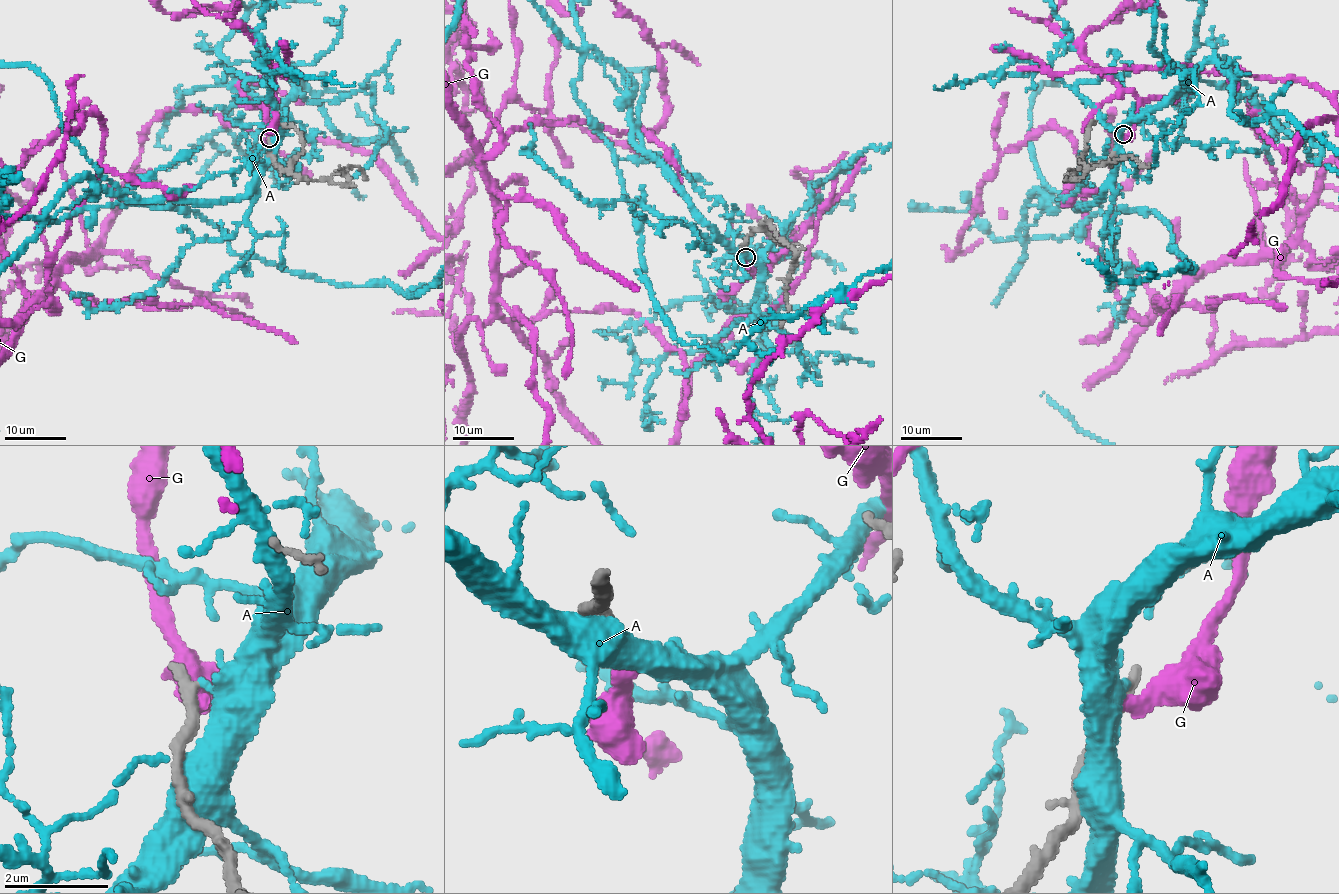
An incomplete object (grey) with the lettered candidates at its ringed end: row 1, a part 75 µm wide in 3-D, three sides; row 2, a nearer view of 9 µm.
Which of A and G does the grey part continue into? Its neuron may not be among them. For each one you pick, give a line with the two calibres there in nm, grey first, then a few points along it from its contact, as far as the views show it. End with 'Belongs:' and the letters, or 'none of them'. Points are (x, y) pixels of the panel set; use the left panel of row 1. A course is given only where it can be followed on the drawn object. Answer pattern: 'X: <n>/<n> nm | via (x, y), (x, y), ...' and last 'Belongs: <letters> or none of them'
Belongs: none of them

